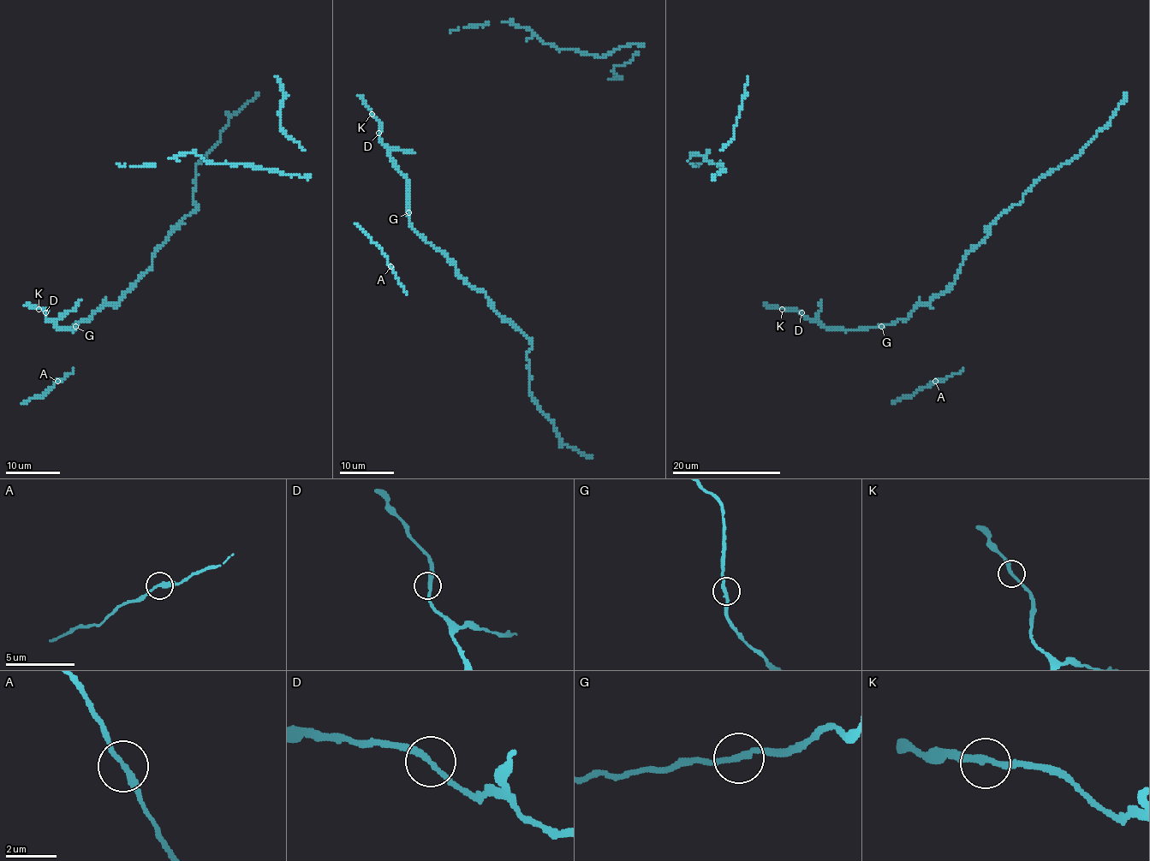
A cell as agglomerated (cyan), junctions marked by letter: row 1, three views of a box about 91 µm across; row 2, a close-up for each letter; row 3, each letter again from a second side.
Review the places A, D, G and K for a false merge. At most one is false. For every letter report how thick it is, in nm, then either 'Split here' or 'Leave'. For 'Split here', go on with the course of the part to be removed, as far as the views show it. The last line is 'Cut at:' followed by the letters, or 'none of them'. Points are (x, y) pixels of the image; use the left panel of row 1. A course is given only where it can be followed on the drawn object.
A: Thickness 240 nm. Leave
D: Thickness 240 nm. Leave
G: Thickness 240 nm. Leave
K: Thickness 240 nm. Leave
Cut at: none of them

